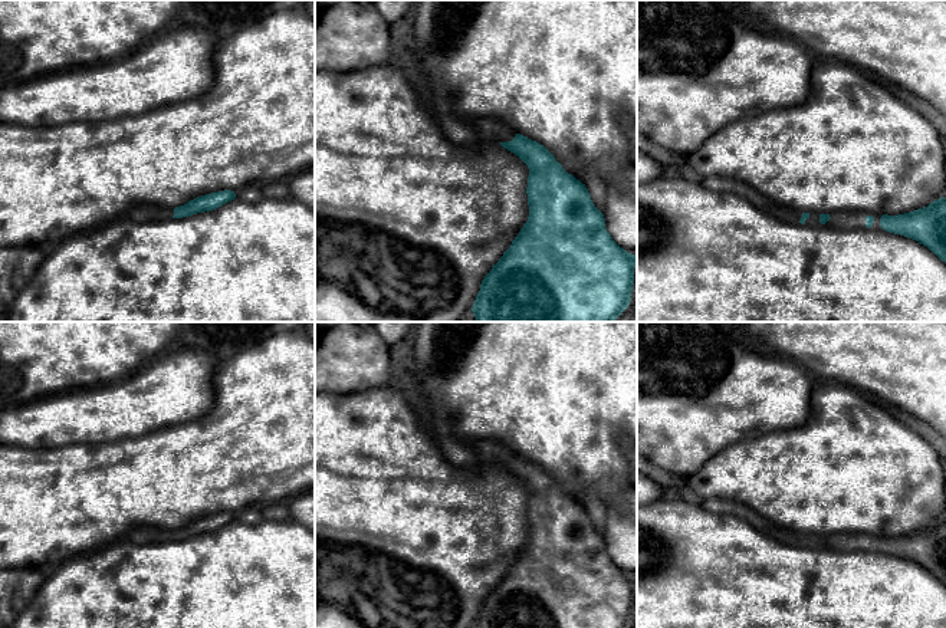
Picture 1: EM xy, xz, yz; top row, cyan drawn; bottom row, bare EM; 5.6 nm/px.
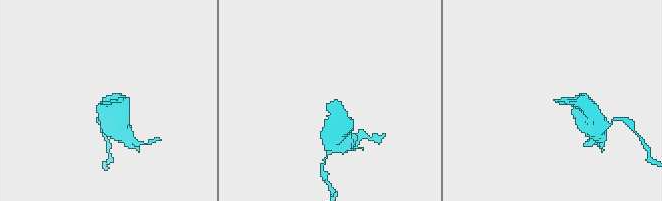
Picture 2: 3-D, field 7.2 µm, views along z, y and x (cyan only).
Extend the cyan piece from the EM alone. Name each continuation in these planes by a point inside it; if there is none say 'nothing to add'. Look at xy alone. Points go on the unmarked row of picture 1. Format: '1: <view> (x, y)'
1: xy (143, 535)

